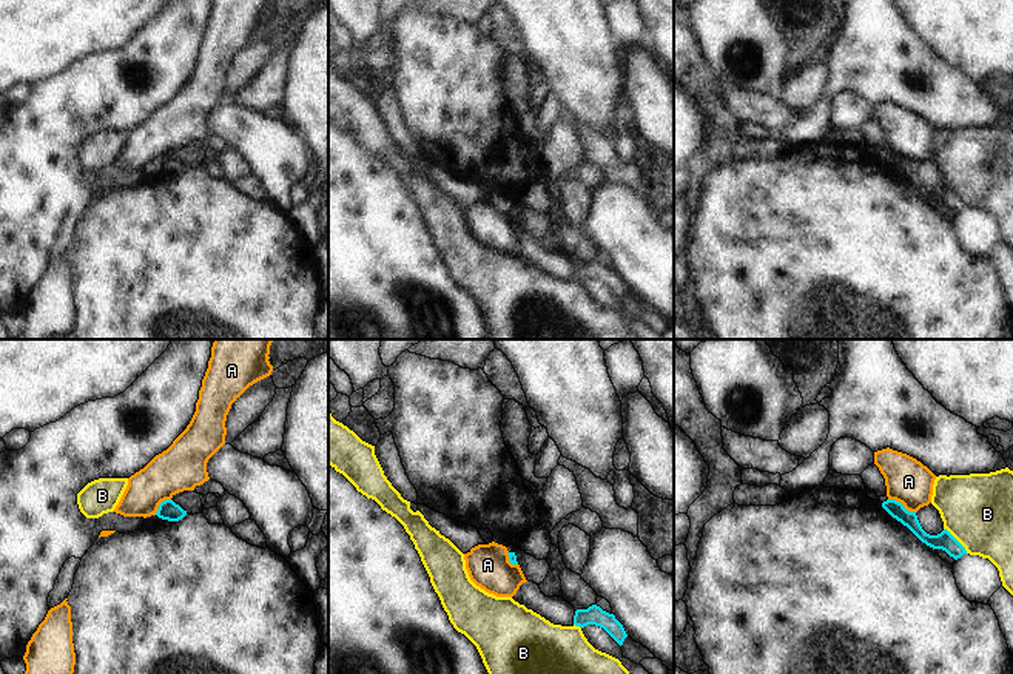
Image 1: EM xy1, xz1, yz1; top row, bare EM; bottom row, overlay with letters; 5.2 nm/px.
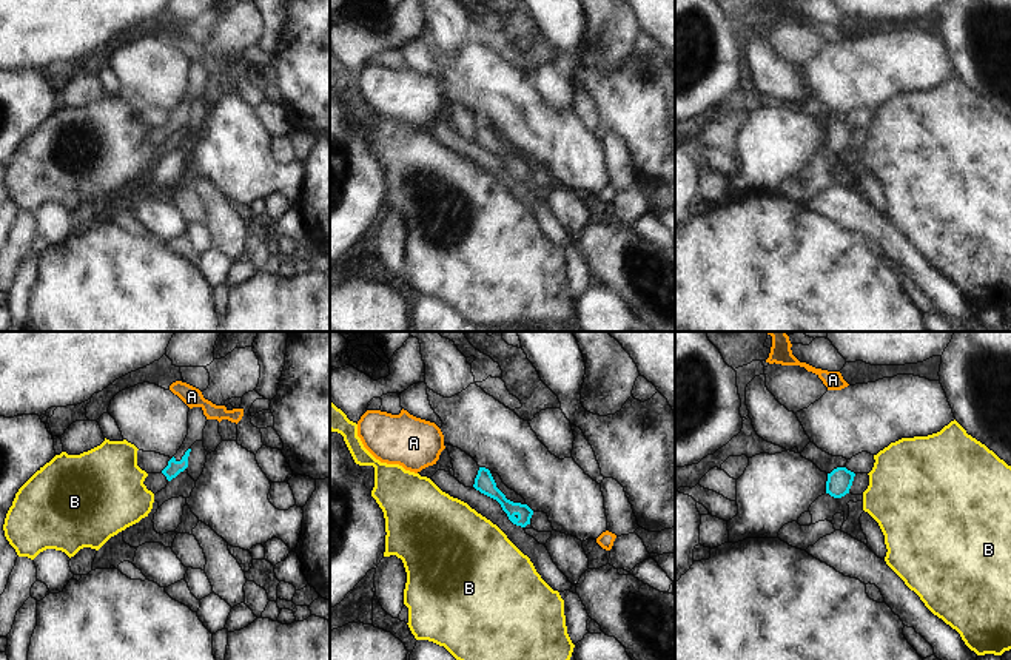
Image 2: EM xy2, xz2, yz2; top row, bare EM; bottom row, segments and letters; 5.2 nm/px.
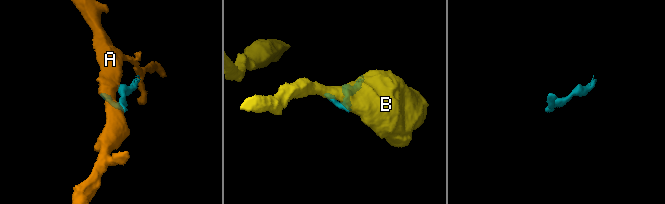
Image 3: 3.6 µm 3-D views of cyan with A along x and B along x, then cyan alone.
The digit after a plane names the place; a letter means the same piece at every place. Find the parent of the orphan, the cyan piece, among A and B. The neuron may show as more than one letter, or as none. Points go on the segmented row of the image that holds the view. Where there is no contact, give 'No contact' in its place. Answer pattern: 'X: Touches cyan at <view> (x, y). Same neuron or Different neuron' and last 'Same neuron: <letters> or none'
A: Touches cyan at yz1 (902, 505). Different neuron
B: Touches cyan at yz1 (956, 540). Different neuron
Same neuron: none.

